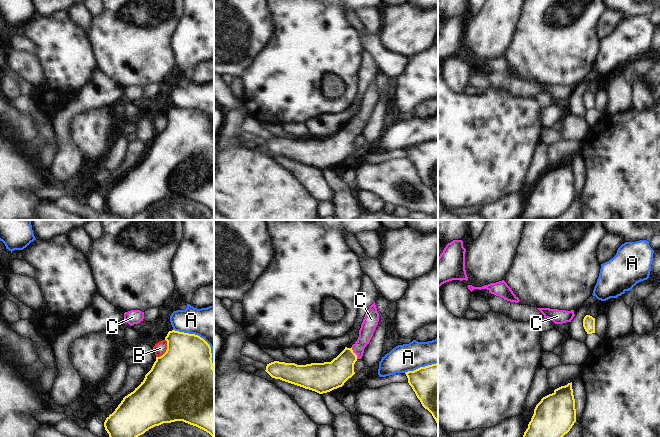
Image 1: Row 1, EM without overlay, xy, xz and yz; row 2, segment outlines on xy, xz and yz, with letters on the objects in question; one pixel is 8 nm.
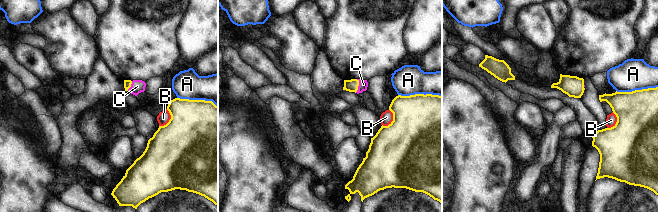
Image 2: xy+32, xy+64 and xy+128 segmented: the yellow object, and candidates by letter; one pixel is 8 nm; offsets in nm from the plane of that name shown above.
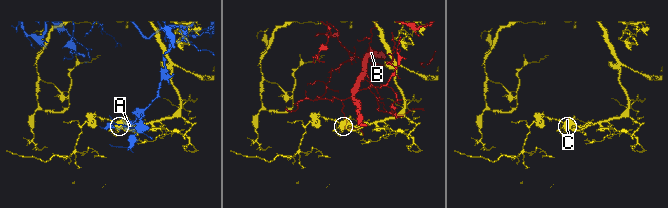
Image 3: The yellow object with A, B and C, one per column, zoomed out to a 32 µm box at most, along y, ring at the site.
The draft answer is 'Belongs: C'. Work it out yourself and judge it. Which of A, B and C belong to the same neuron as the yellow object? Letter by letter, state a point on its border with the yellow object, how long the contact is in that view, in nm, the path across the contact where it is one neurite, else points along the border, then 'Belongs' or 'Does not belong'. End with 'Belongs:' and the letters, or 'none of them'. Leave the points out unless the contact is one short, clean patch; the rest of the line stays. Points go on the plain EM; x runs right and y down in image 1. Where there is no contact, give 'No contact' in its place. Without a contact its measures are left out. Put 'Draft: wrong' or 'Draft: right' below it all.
A: Touches yellow at xz (421, 143). Shared border 280 nm. Does not belong
B: Touches yellow at xy (166, 126). Shared border 170 nm. Does not belong
C: Touches yellow at xz (354, 129). Shared border 110 nm. Path across: xz (332, 151), (354, 129), (363, 116), (368, 102). Belongs
Belongs: C.
Draft: right

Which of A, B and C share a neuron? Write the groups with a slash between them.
A / B / C

